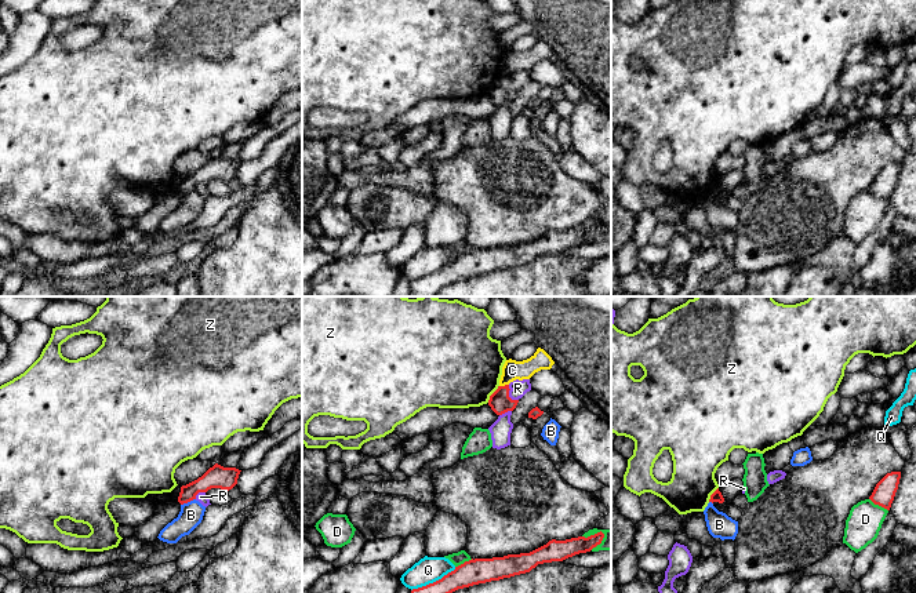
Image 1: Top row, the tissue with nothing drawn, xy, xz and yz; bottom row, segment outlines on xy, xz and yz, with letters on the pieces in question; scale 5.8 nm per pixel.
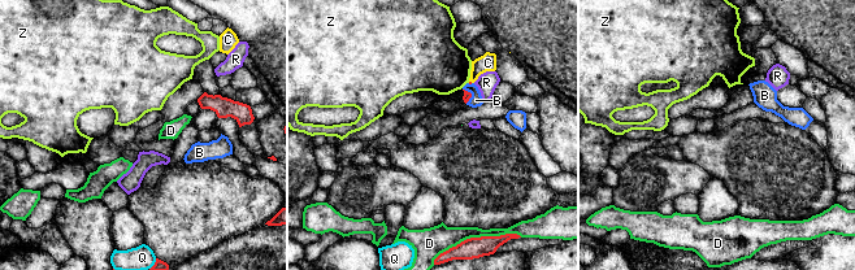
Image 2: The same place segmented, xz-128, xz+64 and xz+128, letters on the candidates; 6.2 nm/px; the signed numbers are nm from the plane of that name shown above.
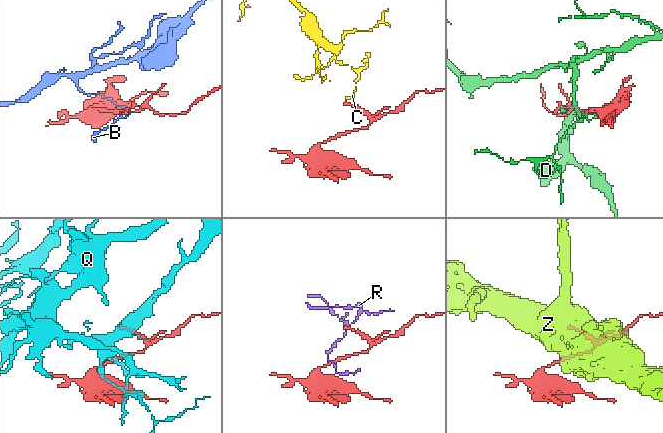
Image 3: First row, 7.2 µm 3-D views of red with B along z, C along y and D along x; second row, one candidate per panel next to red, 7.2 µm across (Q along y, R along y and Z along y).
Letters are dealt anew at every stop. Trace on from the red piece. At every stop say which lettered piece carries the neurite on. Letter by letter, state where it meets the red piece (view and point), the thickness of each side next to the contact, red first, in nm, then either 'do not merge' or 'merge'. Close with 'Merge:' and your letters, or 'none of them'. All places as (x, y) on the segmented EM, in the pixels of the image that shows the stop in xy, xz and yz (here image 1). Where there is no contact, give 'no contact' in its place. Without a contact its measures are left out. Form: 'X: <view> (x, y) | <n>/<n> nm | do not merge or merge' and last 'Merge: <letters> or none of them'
B: xy (188, 501) | 130/140 nm | do not merge
C: xz (505, 385) | 130/120 nm | do not merge
D: yz (879, 505) | 130/200 nm | do not merge
Q: xz (433, 582) | 150/160 nm | do not merge
R: xz (508, 395) | 130/100 nm | do not merge
Z: xz (493, 393) | 130/500 nm | do not merge
Merge: none of them

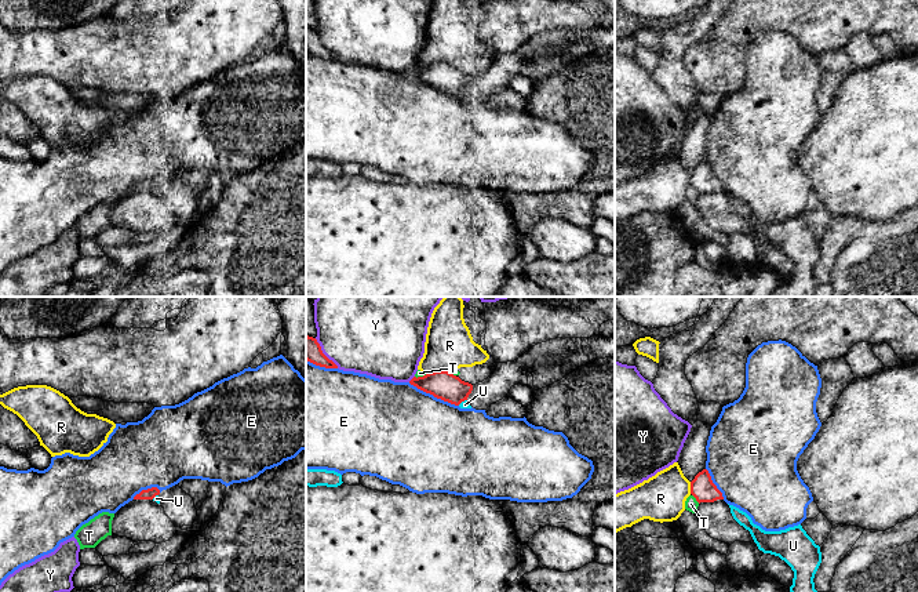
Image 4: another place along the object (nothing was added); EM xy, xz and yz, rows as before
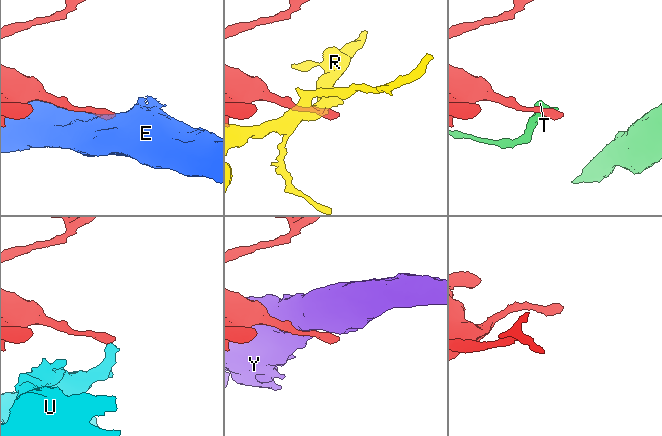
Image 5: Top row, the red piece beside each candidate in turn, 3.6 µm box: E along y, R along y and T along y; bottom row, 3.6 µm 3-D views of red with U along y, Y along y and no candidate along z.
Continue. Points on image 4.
E: xz (433, 395) | 160/480 nm | do not merge
R: xz (437, 371) | 160/280 nm | do not merge
T: yz (695, 497) | 140/80 nm | do not merge
U: xz (462, 400) | 160/50 nm | do not merge
Y: xz (323, 353) | 140/480 nm | do not merge
Merge: none of them

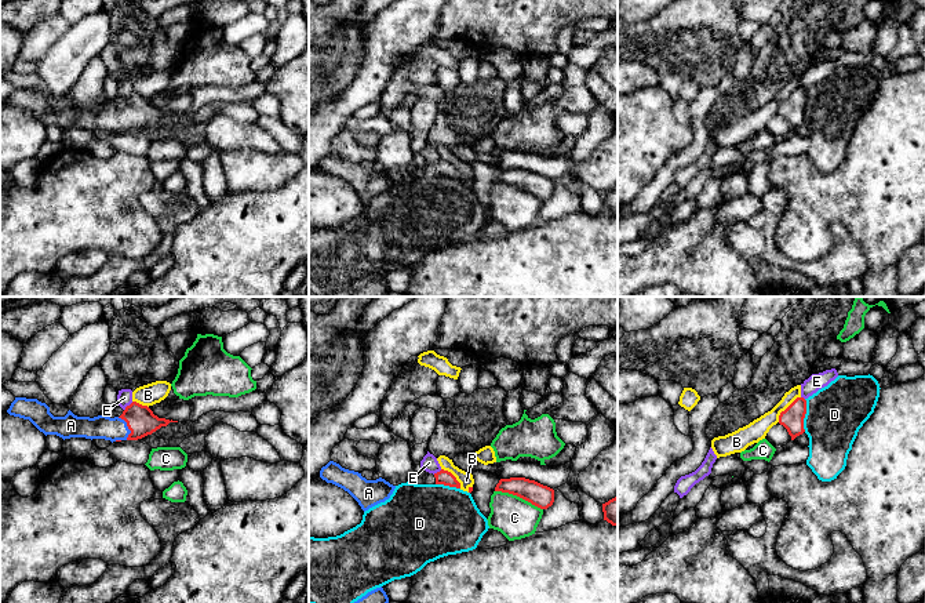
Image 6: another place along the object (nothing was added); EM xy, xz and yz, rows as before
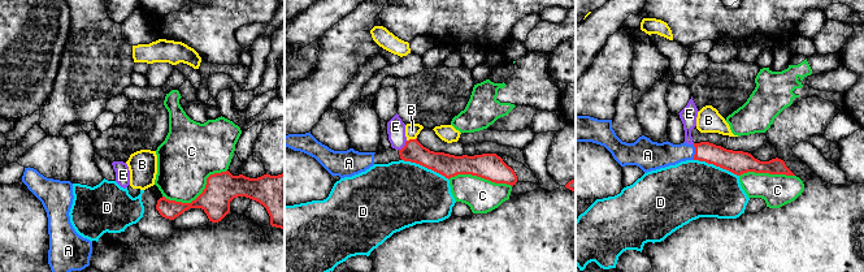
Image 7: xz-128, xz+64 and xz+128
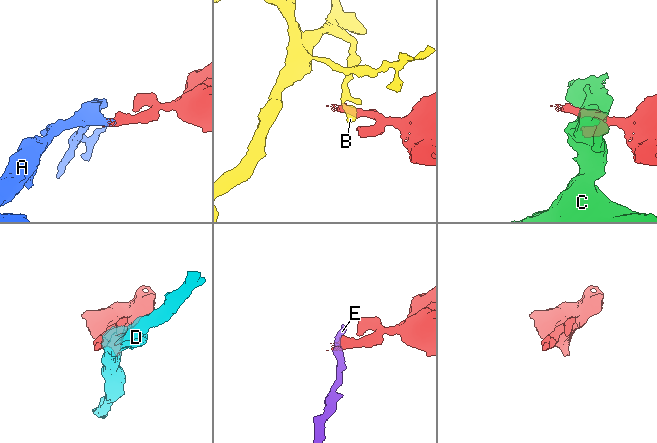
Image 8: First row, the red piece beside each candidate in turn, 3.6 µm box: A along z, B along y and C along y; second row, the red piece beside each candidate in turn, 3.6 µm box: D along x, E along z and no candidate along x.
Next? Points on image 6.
A: xy (127, 425) | 170/140 nm | merge
B: yz (787, 407) | 140/120 nm | do not merge
C: xz (519, 496) | 130/240 nm | do not merge
D: yz (804, 416) | 140/340 nm | do not merge
E: xy (127, 406) | 170/90 nm | do not merge
Merge: A

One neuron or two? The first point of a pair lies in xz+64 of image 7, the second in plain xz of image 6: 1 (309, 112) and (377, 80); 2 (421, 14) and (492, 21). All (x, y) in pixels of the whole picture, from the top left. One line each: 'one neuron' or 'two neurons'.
1: one neuron
2: one neuron

